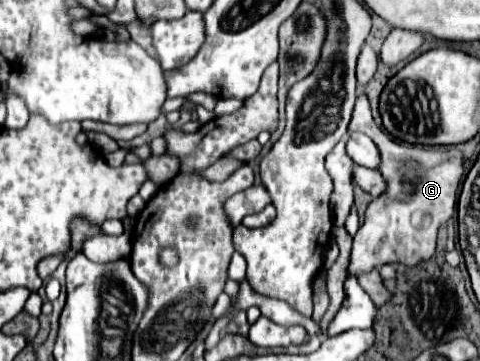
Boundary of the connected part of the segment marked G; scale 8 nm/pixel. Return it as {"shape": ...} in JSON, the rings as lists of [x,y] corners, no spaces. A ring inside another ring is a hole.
{"shape":[[[359,94],[353,110],[353,118],[347,134],[363,132],[367,134],[381,152],[381,174],[389,182],[387,194],[375,198],[365,212],[365,222],[353,237],[353,252],[349,274],[369,272],[381,264],[407,264],[415,266],[435,254],[437,230],[445,224],[457,204],[457,186],[463,176],[463,156],[459,150],[429,150],[423,146],[409,146],[395,142],[385,130],[381,130],[371,116],[367,96]]]}

